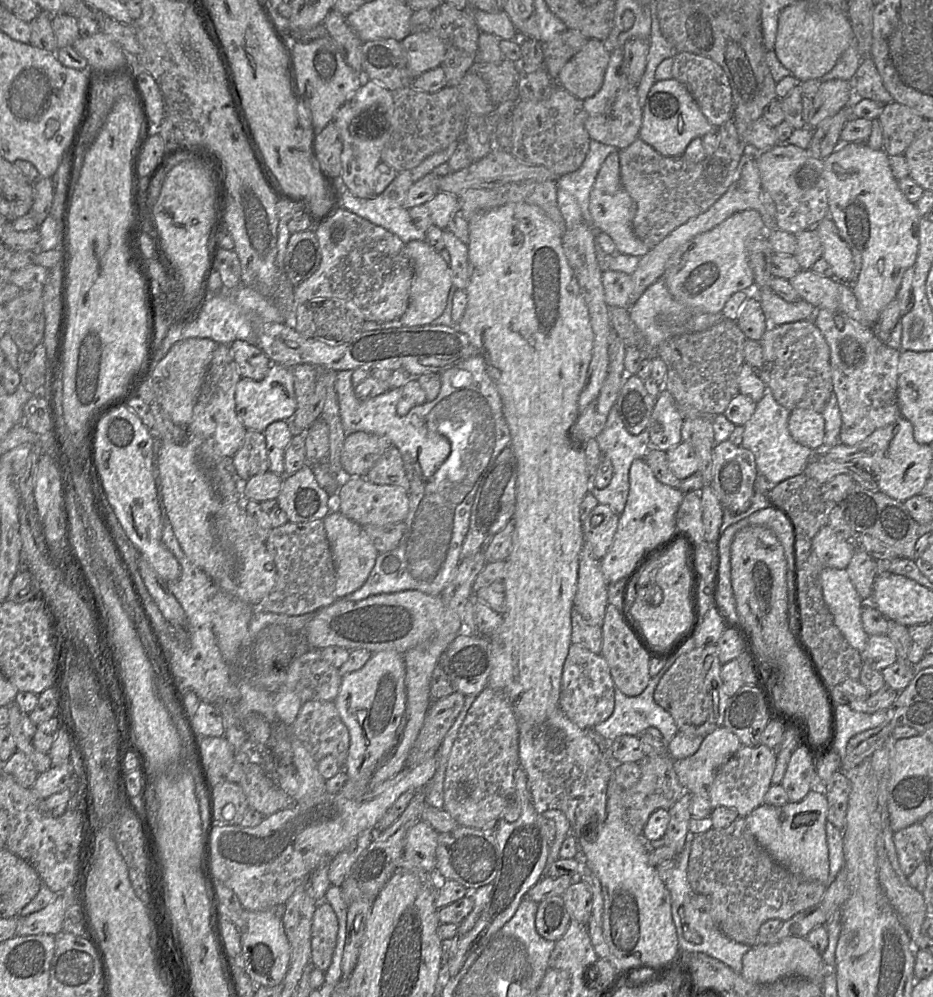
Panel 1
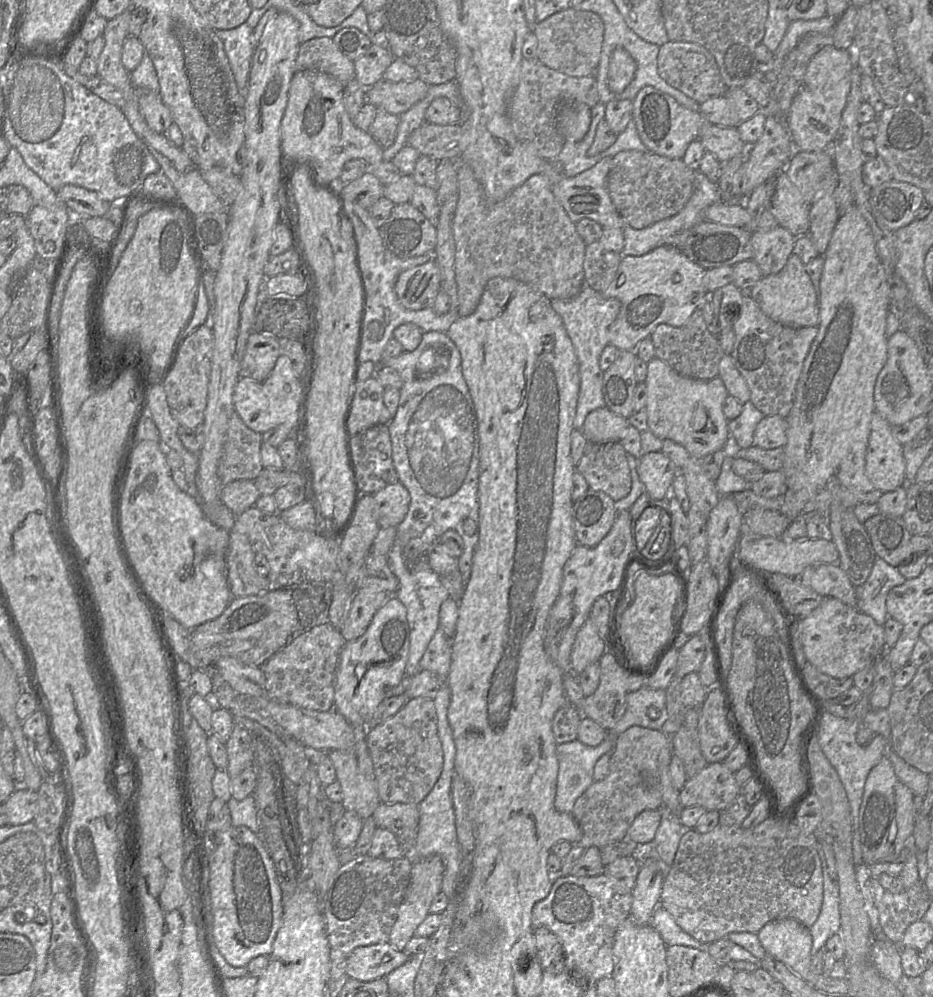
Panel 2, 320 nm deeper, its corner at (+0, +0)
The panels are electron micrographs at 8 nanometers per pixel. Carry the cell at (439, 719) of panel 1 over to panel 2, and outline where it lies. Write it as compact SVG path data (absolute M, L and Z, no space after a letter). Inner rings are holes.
M410 699L391 718L377 725L368 725L366 743L381 803L418 805L432 790L441 774L443 751L433 699Z

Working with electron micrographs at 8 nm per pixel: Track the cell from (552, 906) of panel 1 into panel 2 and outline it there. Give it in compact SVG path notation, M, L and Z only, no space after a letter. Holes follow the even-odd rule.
M546 927L534 929L536 957L543 971L558 974L566 969L563 945Z

